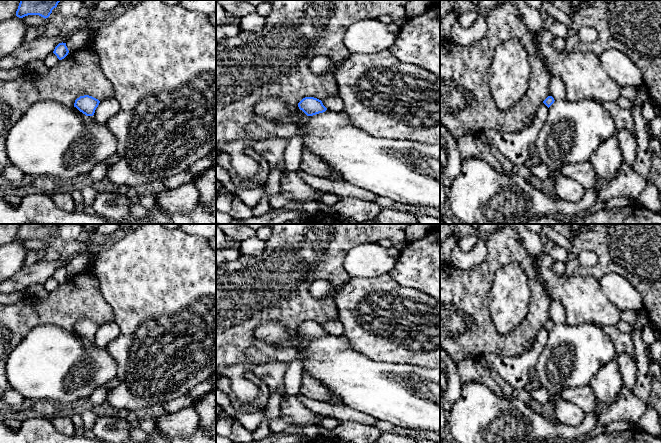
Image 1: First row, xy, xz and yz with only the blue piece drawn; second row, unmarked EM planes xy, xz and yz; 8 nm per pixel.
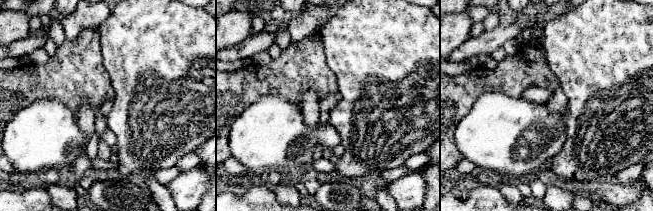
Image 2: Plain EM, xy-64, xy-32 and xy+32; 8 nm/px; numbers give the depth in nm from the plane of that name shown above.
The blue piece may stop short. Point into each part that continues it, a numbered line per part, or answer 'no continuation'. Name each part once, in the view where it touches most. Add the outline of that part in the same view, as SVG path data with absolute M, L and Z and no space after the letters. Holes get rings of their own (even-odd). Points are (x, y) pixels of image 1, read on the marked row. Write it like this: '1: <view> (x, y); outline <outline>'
1: xy (88, 120); outline M86 116L83 118L84 123L86 126L91 126L93 124L93 117L92 116Z

